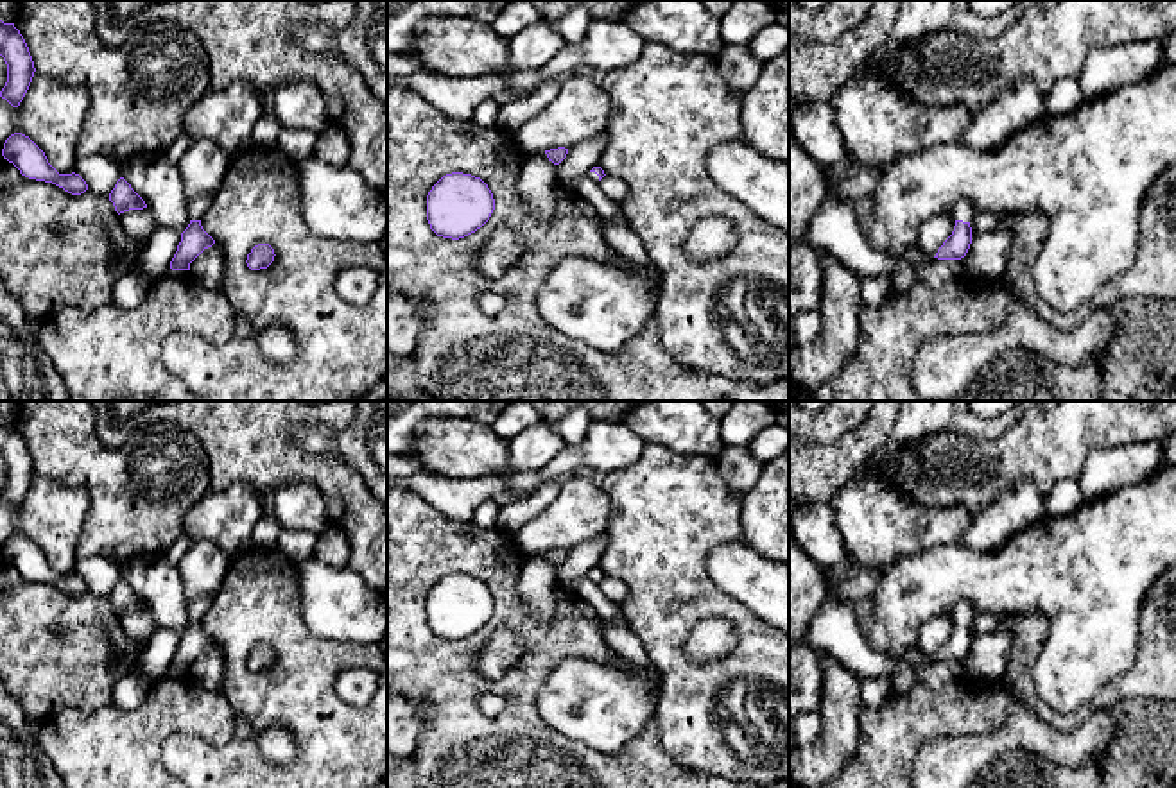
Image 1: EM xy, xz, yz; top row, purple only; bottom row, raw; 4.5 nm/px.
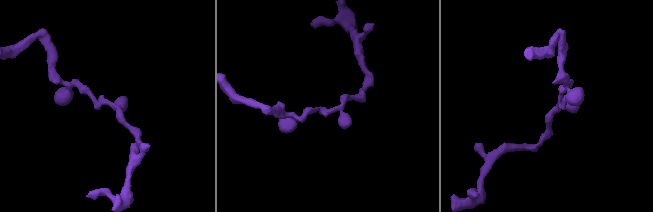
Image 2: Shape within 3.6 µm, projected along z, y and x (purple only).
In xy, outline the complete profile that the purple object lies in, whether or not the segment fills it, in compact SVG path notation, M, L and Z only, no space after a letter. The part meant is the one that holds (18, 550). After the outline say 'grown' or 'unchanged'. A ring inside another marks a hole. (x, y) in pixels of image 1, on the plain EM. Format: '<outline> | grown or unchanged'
M14 534L5 541L2 557L29 580L52 584L72 596L81 596L88 591L86 582L79 575L59 575L48 564L45 553L22 534Z | unchanged

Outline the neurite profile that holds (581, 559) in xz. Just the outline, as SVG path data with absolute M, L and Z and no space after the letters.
M602 534L592 541L570 548L566 559L556 566L559 587L565 591L574 591L574 584L577 580L588 577L593 568L599 568L608 543L610 535Z

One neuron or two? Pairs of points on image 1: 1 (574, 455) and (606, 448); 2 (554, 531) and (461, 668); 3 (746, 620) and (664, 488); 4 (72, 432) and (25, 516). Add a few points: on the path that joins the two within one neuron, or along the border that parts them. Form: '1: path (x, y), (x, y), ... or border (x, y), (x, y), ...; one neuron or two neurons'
1: path (581, 455), (599, 452); one neuron
2: border (511, 536), (522, 556); two neurons
3: path (710, 597), (664, 550), (664, 523); one neuron
4: border (36, 471), (67, 486), (81, 488), (86, 495); two neurons

